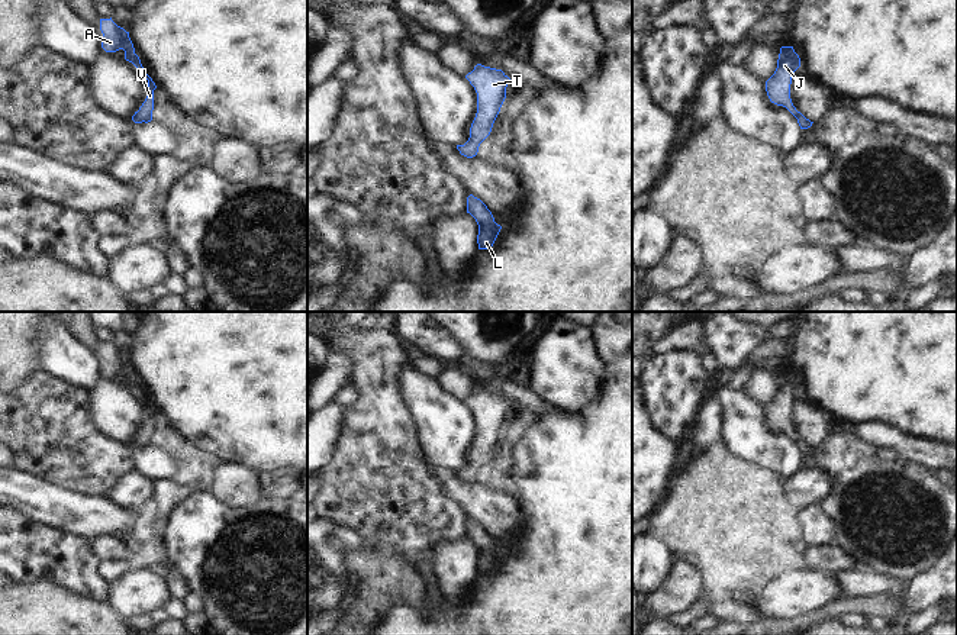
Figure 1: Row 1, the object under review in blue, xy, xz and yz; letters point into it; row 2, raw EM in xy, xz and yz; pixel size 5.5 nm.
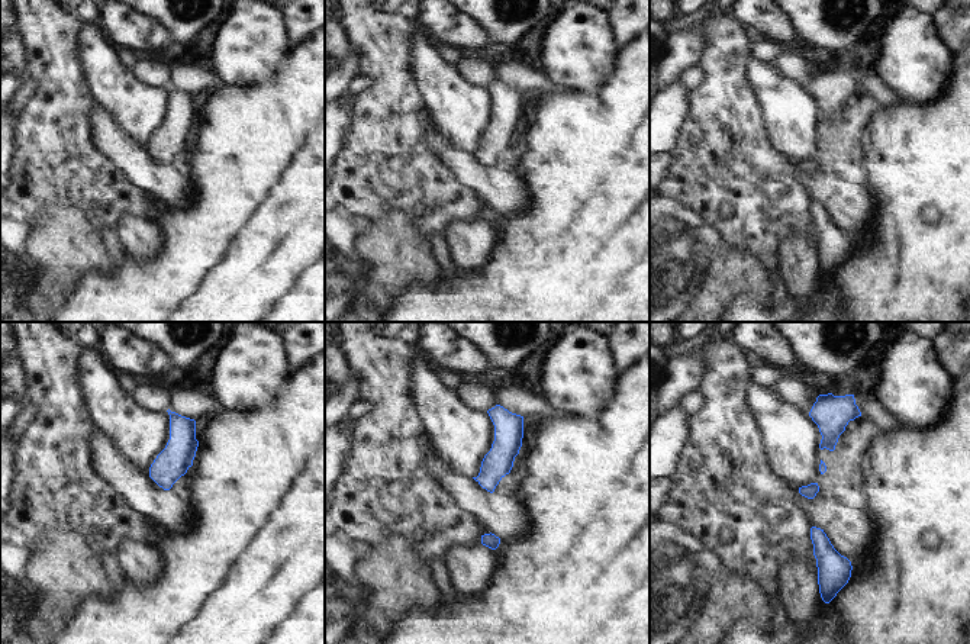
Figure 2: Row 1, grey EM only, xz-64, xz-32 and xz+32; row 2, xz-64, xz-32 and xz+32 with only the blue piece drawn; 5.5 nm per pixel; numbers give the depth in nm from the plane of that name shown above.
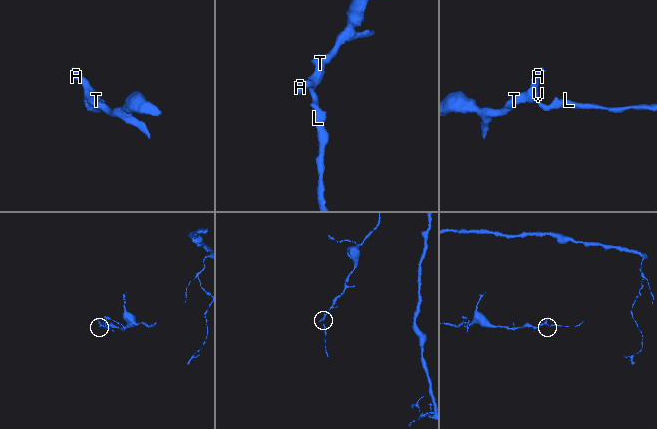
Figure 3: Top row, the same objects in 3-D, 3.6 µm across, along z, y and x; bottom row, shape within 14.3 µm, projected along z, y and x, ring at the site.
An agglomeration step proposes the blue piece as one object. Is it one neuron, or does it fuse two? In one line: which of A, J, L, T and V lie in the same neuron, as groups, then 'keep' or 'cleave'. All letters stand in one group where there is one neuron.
groups A J L T V; keep

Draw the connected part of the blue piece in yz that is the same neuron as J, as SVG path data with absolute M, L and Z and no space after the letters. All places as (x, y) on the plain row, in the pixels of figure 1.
M782 371L777 393L766 406L766 416L771 428L786 432L798 444L800 454L808 454L813 447L798 436L790 423L792 402L799 391L800 383L793 371Z

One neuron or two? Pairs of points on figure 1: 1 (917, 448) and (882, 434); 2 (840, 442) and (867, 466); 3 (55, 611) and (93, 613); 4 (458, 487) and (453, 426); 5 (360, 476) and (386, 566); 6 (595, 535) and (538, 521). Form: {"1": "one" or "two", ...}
{"1": "one", "2": "one", "3": "one", "4": "two", "5": "two", "6": "one"}

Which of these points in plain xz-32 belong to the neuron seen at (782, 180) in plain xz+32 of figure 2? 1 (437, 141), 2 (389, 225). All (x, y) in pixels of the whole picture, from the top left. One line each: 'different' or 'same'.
1: different
2: different

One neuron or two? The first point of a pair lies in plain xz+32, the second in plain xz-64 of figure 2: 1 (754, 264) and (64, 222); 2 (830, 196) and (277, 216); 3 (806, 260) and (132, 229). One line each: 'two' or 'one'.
1: one
2: two
3: one

